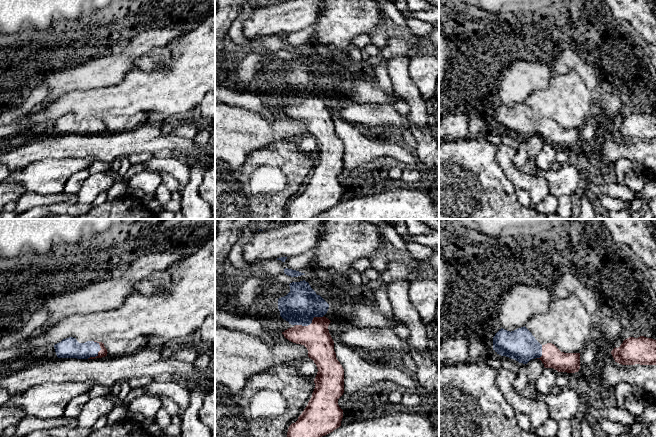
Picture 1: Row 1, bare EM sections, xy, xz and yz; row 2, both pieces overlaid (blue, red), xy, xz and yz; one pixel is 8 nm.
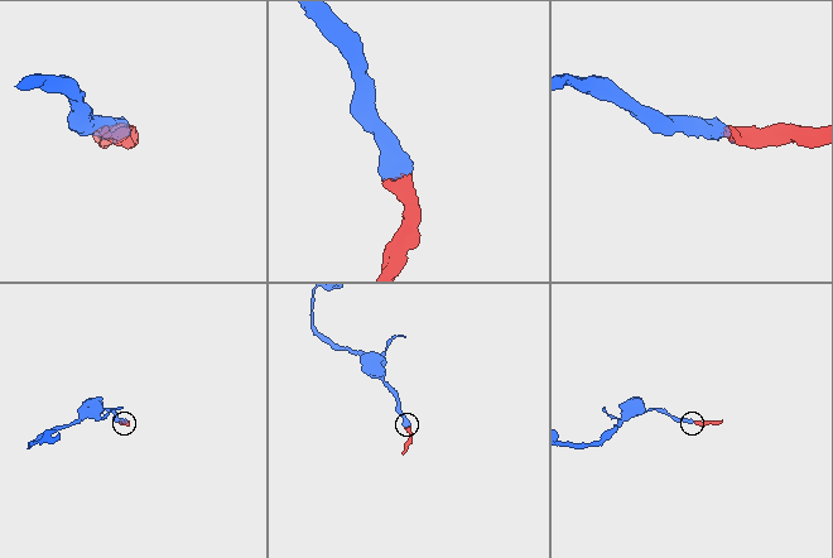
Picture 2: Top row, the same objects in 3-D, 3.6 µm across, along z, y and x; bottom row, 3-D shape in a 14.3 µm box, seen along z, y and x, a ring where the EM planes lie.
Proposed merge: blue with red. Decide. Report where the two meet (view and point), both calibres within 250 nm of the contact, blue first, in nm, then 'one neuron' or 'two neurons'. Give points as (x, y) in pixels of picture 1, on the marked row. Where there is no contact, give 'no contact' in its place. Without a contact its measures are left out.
xz (310, 323) | 280/220 nm | one neuron

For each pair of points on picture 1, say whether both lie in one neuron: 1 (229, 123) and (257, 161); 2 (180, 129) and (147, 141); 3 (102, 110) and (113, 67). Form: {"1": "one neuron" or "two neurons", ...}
{"1": "two neurons", "2": "two neurons", "3": "two neurons"}

